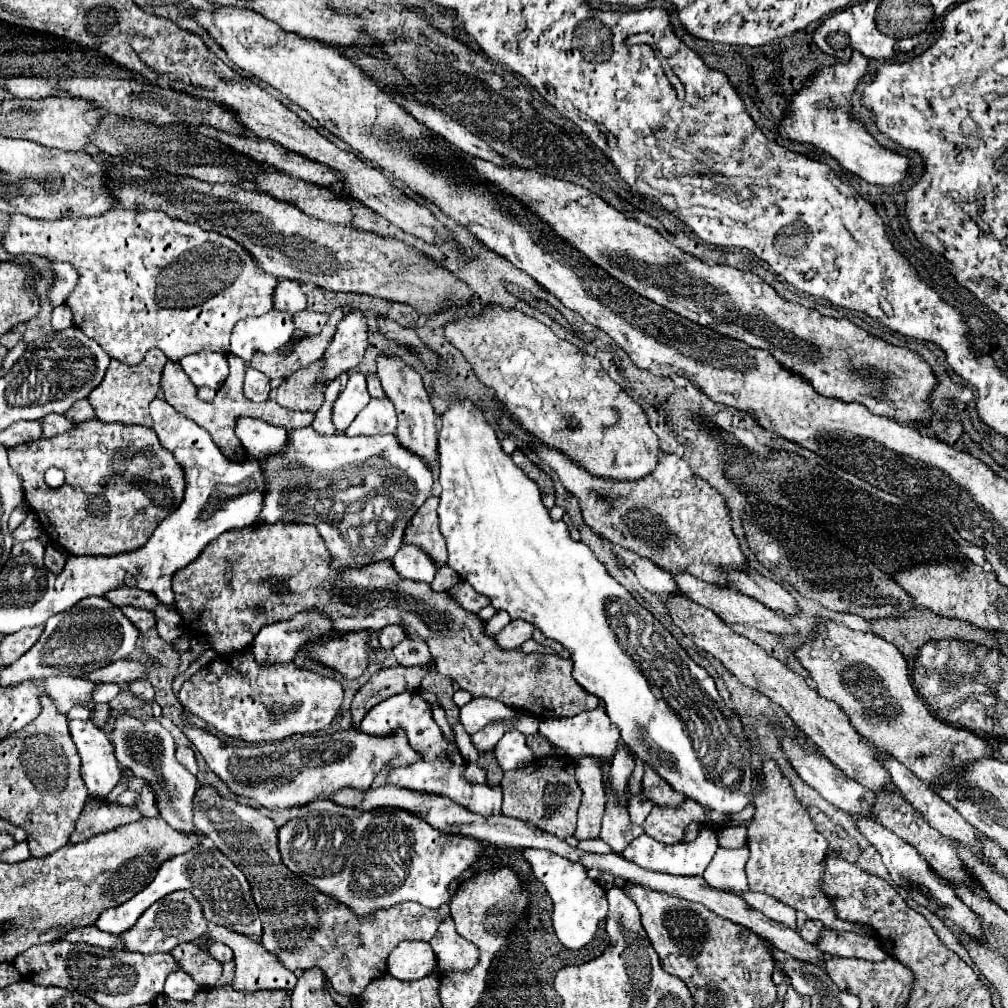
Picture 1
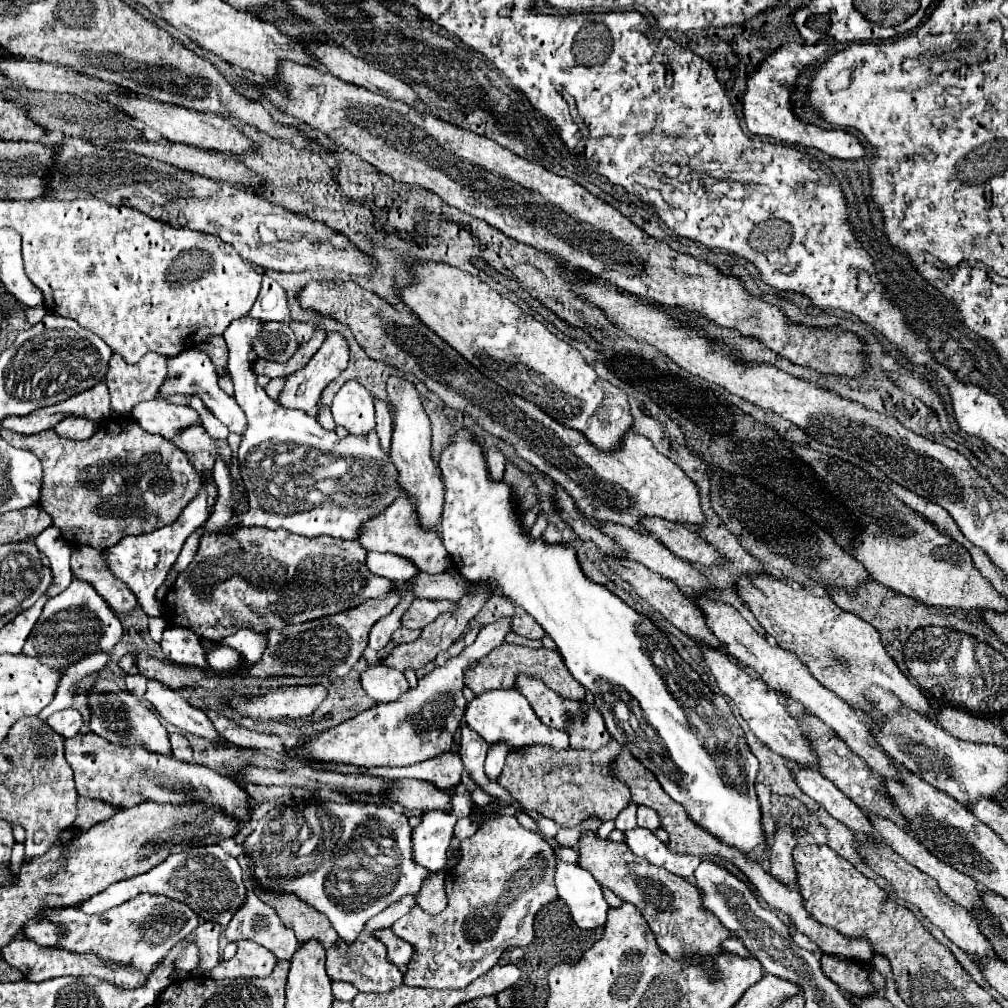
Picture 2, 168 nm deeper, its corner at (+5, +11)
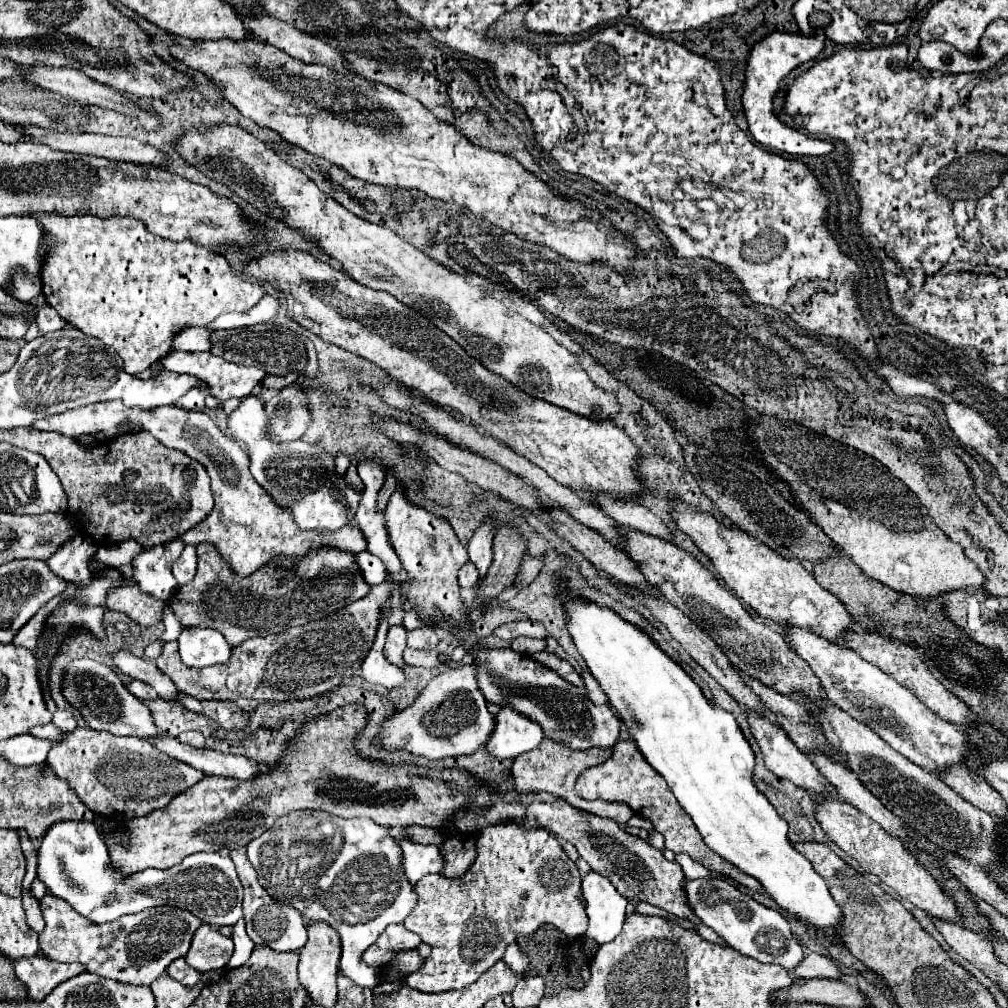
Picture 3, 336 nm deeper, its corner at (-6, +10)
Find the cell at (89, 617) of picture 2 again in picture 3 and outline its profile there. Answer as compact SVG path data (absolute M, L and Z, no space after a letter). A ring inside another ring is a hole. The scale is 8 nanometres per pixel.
M77 536L73 538L73 542L67 542L65 546L61 546L61 550L57 550L49 560L49 568L75 584L83 584L89 586L89 582L93 582L93 576L87 568L87 560L95 554L97 544L93 540L89 540L87 536Z

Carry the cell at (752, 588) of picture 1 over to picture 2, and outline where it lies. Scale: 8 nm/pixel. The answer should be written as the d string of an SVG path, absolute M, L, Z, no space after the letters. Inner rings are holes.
M650 517L650 521L642 521L642 525L646 525L646 529L642 529L644 533L656 535L662 541L662 545L666 545L676 557L698 563L702 567L710 567L710 565L722 561L722 557L716 553L716 549L712 549L712 545L708 545L704 539L700 539L698 533L694 533L678 523Z

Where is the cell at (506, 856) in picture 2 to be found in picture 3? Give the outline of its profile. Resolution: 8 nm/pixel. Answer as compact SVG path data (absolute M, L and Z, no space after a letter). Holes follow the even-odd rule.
M505 820L505 822L501 822L501 824L487 826L485 830L481 830L481 836L479 836L479 840L477 840L477 858L475 858L475 862L471 864L471 868L469 868L461 878L445 878L443 874L429 874L429 876L421 878L421 880L415 884L415 886L417 886L417 894L419 894L419 904L417 904L417 908L413 910L413 914L409 914L409 918L405 918L403 924L405 924L411 932L419 934L425 944L431 946L431 956L423 962L423 966L421 966L417 972L409 974L407 984L409 984L411 988L419 990L419 992L447 992L447 990L465 988L465 986L473 984L483 972L487 972L493 964L497 964L497 962L503 958L507 946L517 940L517 934L521 934L521 936L531 936L531 934L535 934L543 924L555 924L555 926L561 928L567 936L573 936L573 938L585 934L585 930L587 930L587 914L585 914L585 906L583 906L581 900L579 900L579 884L581 884L581 874L579 874L575 862L569 860L569 856L565 854L565 850L563 850L561 844L557 842L555 834L551 834L549 830L545 830L545 828L531 828L531 830L527 830L525 826L521 826L521 824L517 824L517 822L511 822L511 820Z

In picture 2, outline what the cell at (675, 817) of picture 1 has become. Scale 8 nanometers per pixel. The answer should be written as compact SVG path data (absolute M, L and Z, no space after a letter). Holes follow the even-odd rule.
M640 807L636 817L638 817L640 827L646 827L646 829L658 829L660 827L660 817L650 807Z

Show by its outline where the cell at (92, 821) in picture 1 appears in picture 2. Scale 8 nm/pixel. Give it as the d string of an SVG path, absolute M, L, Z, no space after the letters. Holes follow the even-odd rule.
M78 797L78 817L74 821L74 827L80 831L88 831L92 825L110 819L116 813L116 809L102 801L92 801L88 797Z

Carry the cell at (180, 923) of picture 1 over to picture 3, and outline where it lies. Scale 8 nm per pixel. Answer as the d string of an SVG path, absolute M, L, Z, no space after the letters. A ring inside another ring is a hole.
M51 894L43 896L43 918L45 918L45 930L41 932L41 950L45 952L45 956L57 962L81 962L87 966L87 972L113 978L125 984L143 984L143 986L149 986L155 978L159 978L167 970L167 966L173 960L187 954L195 930L203 924L189 910L183 910L177 906L155 906L137 914L121 916L107 924L95 924L83 918L81 914L77 914L69 906L69 902Z

